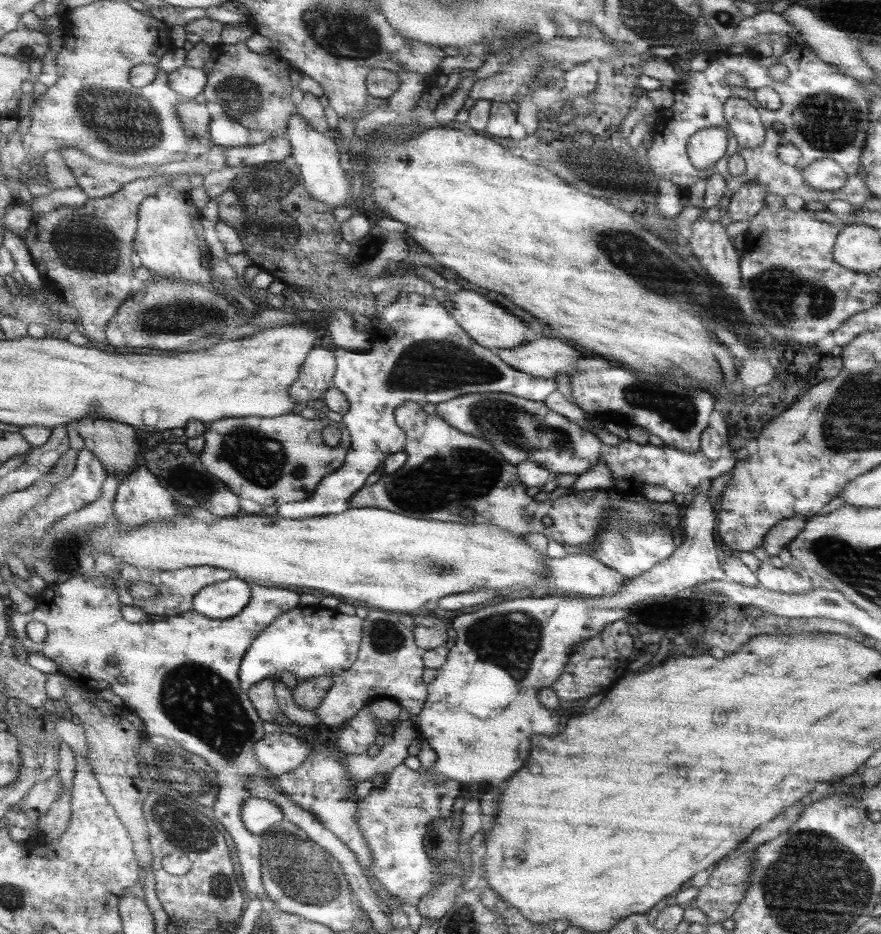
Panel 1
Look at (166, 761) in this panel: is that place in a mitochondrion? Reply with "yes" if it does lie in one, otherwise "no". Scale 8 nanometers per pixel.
yes

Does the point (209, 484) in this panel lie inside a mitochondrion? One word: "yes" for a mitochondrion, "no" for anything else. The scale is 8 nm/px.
yes

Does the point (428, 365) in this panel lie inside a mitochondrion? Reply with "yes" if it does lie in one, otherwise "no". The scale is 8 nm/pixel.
yes

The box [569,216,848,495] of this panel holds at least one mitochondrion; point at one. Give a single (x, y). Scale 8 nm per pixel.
(627, 251)

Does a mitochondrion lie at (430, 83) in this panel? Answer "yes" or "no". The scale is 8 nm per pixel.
no

